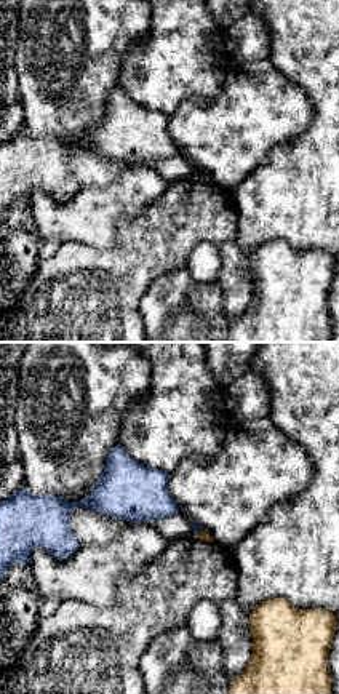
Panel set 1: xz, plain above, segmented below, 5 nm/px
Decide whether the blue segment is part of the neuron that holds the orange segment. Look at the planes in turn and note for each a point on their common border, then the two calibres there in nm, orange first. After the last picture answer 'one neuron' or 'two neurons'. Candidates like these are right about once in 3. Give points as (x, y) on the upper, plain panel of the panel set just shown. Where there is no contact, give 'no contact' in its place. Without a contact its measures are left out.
(200, 173) | 50/40 nm

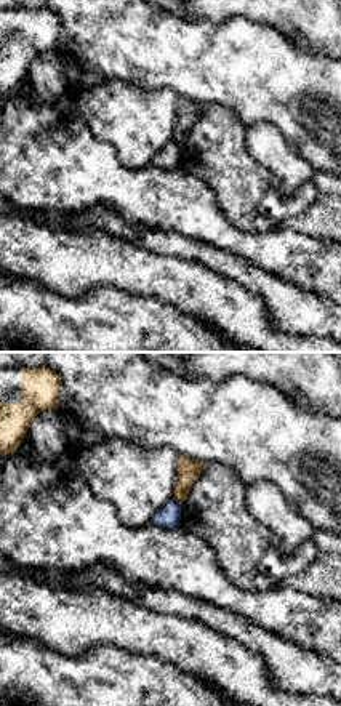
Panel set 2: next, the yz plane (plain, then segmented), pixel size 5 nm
(178, 141) | 110/110 nm

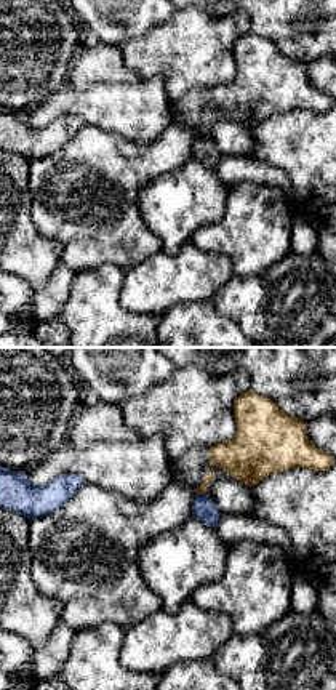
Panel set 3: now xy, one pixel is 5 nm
(202, 135) | 50/120 nm

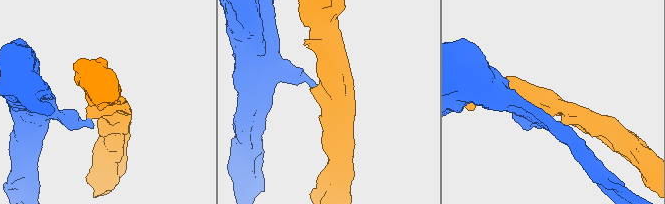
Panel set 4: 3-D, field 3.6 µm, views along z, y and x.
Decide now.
two neurons

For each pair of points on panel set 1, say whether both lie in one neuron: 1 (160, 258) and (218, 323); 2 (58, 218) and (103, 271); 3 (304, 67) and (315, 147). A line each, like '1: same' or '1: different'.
1: different
2: different
3: same

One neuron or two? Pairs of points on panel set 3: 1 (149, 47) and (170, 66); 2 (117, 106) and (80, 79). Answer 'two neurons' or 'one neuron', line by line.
1: one neuron
2: two neurons

